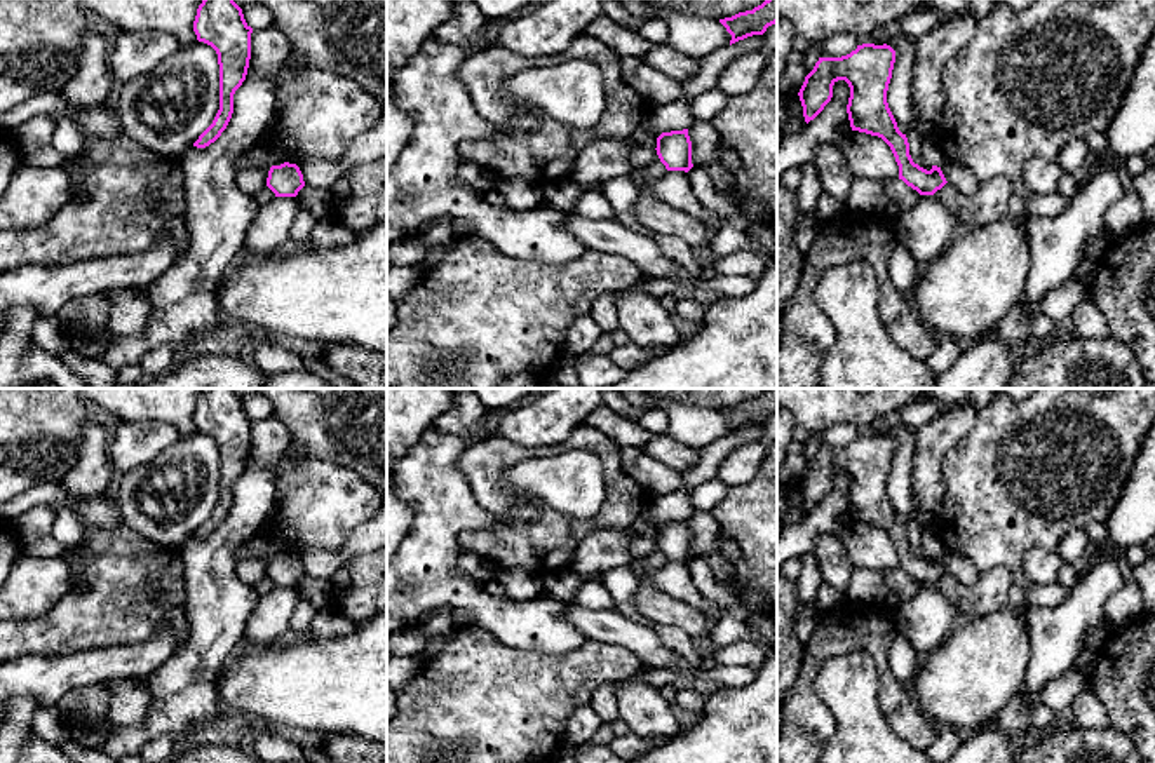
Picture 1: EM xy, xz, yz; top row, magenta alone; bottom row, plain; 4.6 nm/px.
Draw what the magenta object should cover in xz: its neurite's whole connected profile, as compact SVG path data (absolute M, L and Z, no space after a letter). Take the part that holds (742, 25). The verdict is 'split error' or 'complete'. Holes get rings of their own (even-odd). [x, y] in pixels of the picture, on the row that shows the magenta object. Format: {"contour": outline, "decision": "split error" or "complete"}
{"contour": "M765 0L753 10L719 19L719 23L732 35L730 45L753 35L763 35L768 26L777 23L777 0Z", "decision": "complete"}

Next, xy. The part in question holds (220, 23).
{"contour": "M202 0L193 21L199 42L211 45L220 64L220 110L213 124L193 143L206 148L226 129L233 113L233 94L247 75L253 28L233 0Z", "decision": "complete"}

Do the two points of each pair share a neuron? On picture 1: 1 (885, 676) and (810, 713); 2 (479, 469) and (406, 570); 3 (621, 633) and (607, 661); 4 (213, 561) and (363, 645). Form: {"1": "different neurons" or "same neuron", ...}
{"1": "same neuron", "2": "different neurons", "3": "different neurons", "4": "different neurons"}

